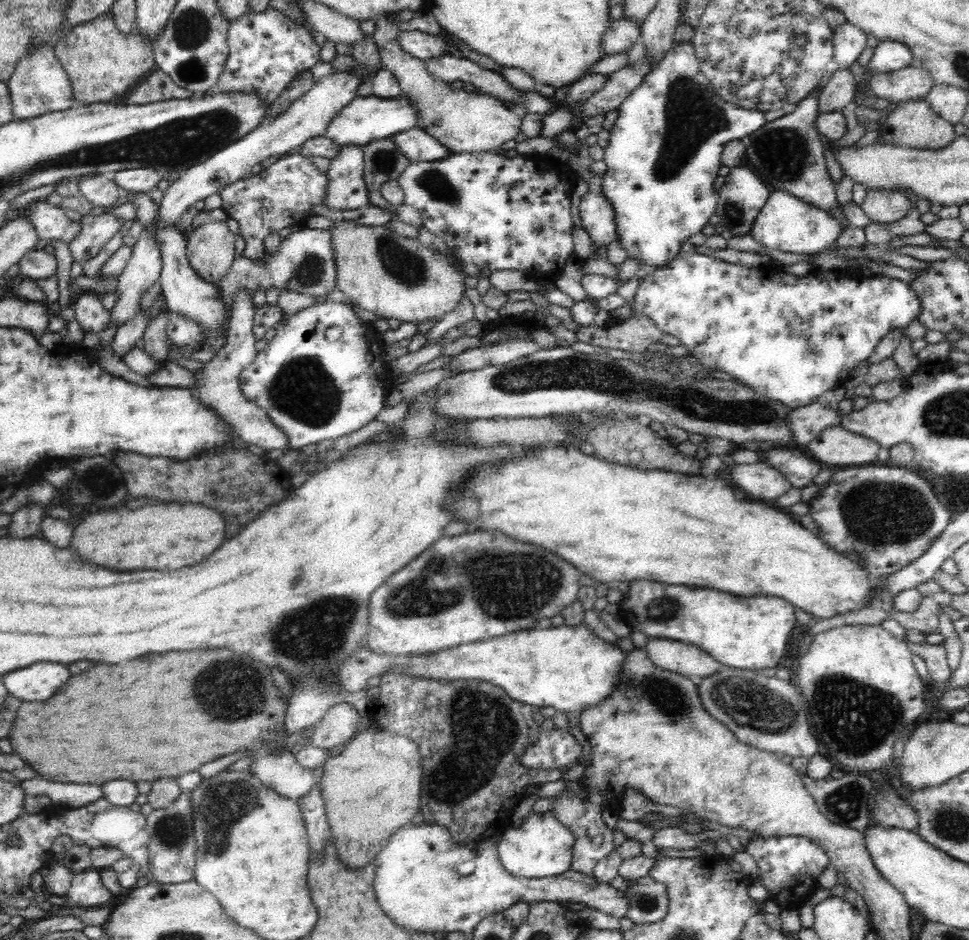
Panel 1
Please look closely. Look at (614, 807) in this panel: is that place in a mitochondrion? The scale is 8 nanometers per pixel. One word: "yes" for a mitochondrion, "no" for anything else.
no

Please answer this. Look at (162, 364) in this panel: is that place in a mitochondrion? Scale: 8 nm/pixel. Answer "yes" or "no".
no

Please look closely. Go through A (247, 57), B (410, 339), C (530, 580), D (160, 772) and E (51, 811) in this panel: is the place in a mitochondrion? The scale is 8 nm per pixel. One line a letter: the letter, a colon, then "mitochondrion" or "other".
A: other
B: other
C: mitochondrion
D: other
E: other

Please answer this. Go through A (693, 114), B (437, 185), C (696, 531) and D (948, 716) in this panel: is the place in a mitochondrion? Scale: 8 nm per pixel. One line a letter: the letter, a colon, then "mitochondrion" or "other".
A: mitochondrion
B: mitochondrion
C: other
D: other

